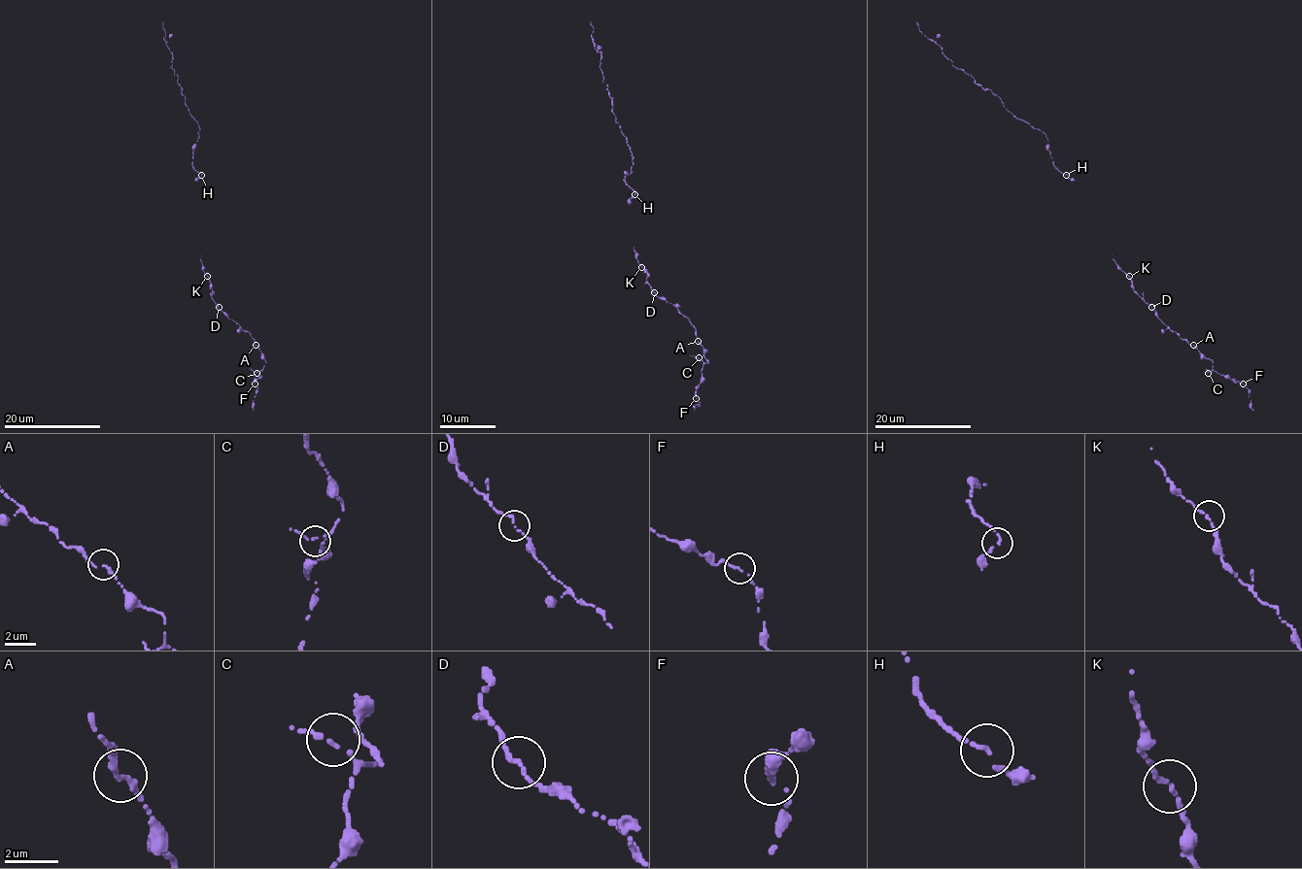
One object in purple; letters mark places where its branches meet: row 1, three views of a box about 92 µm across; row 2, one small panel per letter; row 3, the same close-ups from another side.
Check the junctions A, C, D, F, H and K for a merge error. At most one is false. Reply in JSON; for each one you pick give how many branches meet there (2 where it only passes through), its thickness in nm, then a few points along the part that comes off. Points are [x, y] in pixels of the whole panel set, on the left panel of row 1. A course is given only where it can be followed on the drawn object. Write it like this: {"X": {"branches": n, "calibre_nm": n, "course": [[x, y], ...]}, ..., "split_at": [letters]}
{"split_at": []}

